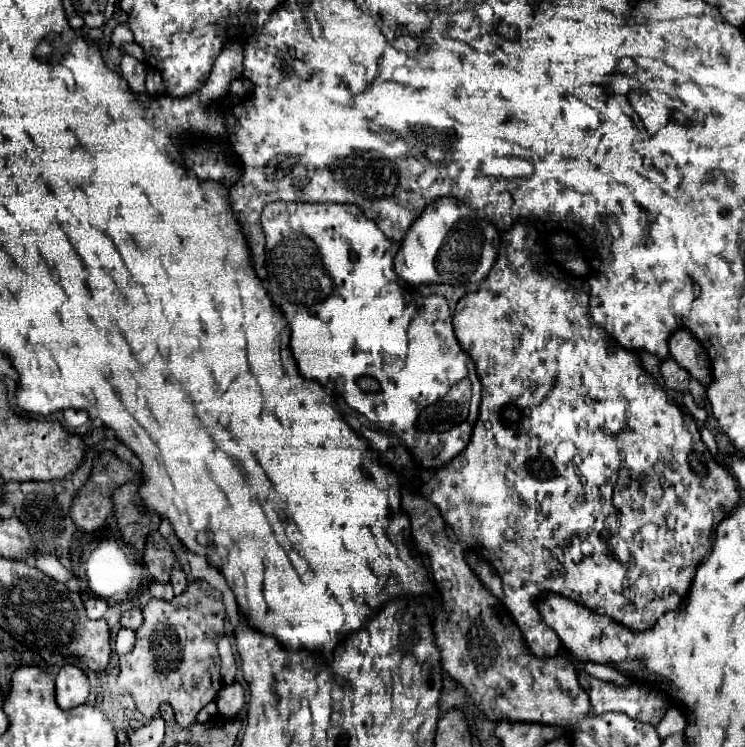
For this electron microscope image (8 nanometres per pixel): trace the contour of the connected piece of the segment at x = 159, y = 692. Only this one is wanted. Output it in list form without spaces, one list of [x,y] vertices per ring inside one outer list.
[[[194,580],[194,582],[188,584],[188,588],[186,588],[180,596],[174,596],[170,602],[162,602],[162,600],[156,600],[156,598],[148,600],[148,604],[142,608],[142,614],[144,614],[144,622],[142,622],[142,626],[136,630],[136,646],[134,646],[132,652],[128,652],[128,654],[124,654],[124,656],[120,658],[120,674],[118,674],[118,680],[116,680],[116,682],[118,682],[118,686],[120,686],[122,690],[126,690],[126,692],[132,696],[136,708],[138,708],[144,716],[156,714],[156,712],[158,712],[158,706],[160,706],[162,702],[168,702],[168,704],[172,706],[174,714],[176,714],[178,726],[188,728],[188,726],[192,726],[192,724],[196,722],[198,712],[200,712],[208,702],[216,700],[216,696],[218,696],[218,692],[220,692],[220,688],[222,688],[220,656],[218,656],[218,650],[216,650],[218,638],[224,636],[224,622],[226,622],[226,610],[224,610],[224,604],[222,604],[222,594],[220,594],[218,590],[214,590],[214,588],[208,584],[208,596],[206,596],[206,582],[204,582],[204,580]]]

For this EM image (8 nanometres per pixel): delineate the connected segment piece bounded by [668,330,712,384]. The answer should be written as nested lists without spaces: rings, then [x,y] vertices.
[[[676,330],[668,340],[668,348],[670,348],[670,356],[680,366],[684,366],[702,384],[710,384],[710,380],[712,380],[710,360],[706,356],[706,352],[700,350],[698,340],[694,336],[690,336],[690,332]]]

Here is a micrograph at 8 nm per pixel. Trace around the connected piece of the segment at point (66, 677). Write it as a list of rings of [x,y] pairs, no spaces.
[[[64,666],[56,676],[56,702],[62,710],[70,710],[88,700],[90,682],[78,666]]]

